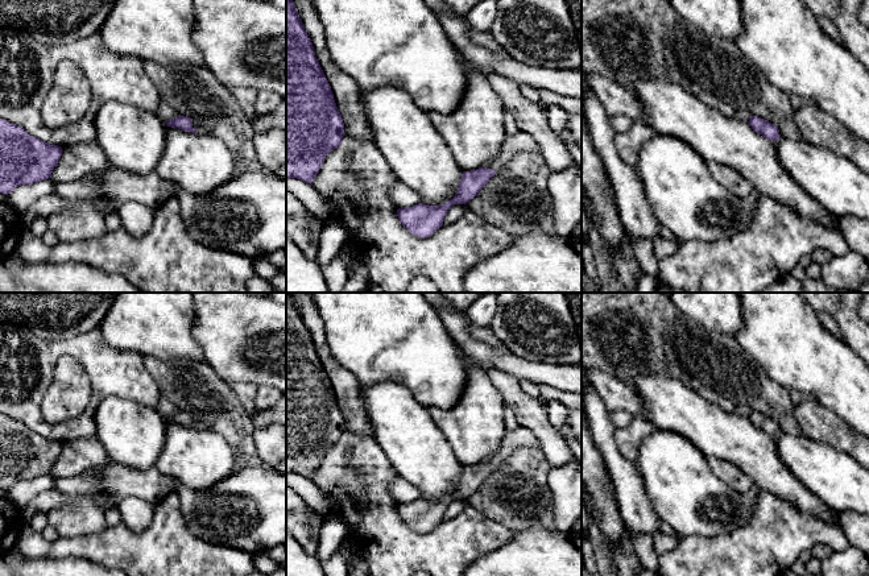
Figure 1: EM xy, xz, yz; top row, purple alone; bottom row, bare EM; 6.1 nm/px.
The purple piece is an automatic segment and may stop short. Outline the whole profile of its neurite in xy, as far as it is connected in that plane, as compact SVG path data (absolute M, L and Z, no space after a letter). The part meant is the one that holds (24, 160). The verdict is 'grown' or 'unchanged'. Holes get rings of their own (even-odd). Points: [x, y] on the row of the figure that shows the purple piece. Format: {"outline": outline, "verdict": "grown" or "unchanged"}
{"outline": "M0 119L0 192L8 195L20 185L51 177L62 148L45 142L24 128Z", "verdict": "unchanged"}

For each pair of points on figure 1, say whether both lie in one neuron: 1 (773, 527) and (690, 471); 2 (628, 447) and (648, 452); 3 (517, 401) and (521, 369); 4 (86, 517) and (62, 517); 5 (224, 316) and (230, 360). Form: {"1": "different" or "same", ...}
{"1": "different", "2": "different", "3": "different", "4": "same", "5": "same"}

